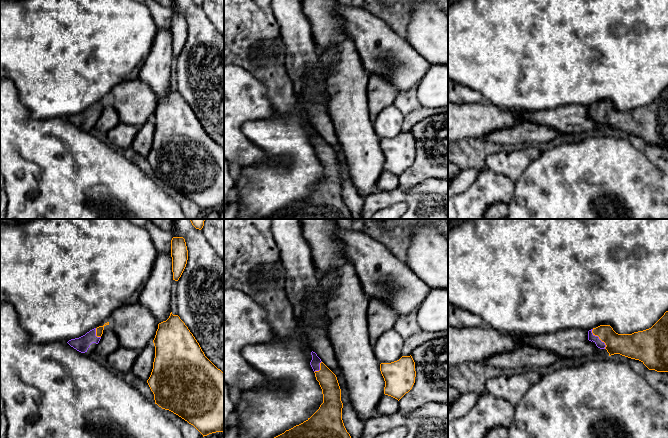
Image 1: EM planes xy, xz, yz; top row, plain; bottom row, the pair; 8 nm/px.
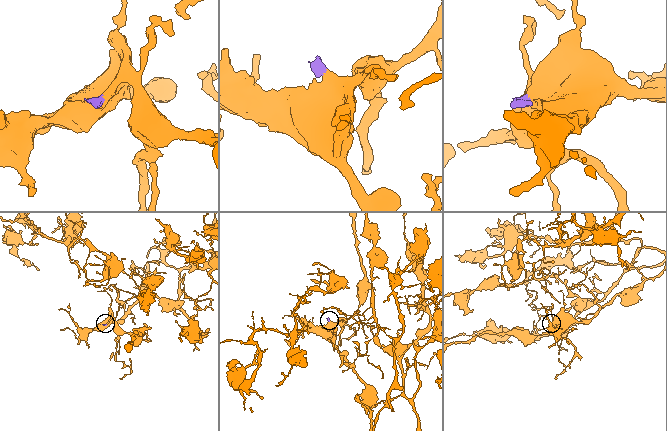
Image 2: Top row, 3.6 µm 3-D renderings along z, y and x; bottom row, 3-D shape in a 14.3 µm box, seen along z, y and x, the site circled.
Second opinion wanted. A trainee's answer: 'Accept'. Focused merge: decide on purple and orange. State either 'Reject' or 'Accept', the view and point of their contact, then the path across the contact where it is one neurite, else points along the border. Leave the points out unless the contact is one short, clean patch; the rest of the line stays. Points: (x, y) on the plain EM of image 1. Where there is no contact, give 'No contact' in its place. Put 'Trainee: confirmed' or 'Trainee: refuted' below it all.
Accept. Touches purple at yz (598, 114). Path across: yz (591, 113), (598, 114), (628, 121)
Trainee: confirmed

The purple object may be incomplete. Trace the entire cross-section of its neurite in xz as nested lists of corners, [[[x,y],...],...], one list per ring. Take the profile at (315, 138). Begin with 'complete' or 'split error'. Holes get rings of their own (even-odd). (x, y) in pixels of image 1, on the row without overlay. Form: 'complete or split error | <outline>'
split error | [[[315,128],[311,131],[310,141],[322,165],[323,179],[306,197],[264,219],[353,219],[342,196],[337,153]]]

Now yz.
split error | [[[668,87],[649,105],[632,110],[618,110],[610,101],[600,101],[588,107],[588,116],[600,125],[606,125],[609,132],[622,132],[641,137],[649,146],[668,148]]]

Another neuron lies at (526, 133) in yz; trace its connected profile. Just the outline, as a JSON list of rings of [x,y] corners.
[[[522,122],[508,128],[495,130],[483,137],[483,139],[501,146],[534,145],[549,142],[561,135],[563,135],[561,132],[553,128]]]

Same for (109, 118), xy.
[[[110,101],[104,102],[103,110],[94,128],[98,131],[107,133],[120,123],[119,115]]]

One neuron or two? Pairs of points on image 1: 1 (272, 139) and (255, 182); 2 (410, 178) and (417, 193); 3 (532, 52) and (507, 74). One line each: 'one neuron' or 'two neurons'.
1: one neuron
2: two neurons
3: one neuron

